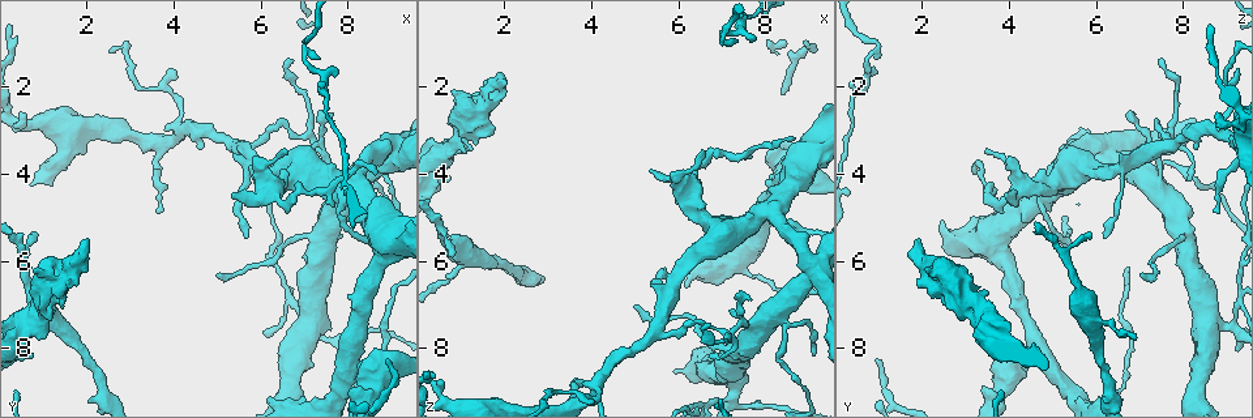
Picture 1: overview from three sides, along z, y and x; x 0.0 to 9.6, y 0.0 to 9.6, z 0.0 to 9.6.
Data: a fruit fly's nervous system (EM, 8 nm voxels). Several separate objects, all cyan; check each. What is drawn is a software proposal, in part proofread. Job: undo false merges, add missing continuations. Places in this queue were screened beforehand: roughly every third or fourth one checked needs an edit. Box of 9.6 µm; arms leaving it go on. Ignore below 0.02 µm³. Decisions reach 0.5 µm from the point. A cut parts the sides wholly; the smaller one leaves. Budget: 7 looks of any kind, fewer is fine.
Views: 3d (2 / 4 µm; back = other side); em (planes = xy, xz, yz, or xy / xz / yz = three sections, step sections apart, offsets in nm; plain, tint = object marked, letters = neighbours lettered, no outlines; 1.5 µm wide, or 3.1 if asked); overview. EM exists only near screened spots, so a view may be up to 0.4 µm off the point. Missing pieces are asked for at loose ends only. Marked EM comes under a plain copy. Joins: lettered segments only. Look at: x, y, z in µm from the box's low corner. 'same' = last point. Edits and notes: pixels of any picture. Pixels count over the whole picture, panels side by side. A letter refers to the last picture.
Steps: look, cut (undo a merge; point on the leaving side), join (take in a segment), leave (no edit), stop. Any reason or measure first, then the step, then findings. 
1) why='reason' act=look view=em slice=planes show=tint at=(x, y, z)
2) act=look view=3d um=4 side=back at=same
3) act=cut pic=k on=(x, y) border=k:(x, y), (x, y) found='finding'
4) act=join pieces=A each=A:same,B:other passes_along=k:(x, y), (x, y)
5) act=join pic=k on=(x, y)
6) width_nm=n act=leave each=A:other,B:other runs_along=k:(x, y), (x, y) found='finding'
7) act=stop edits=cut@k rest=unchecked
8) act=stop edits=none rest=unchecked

why='arms part here' act=look view=3d um=4 at=(4.15, 2.95, 8.80)

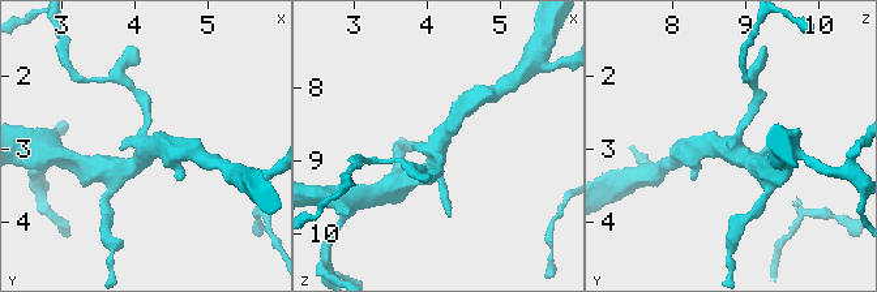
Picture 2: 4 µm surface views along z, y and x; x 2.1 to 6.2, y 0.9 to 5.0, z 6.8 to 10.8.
arms=4 why='now the EM' act=look view=em slice=planes show=letters at=(4.15, 3.05, 8.75)

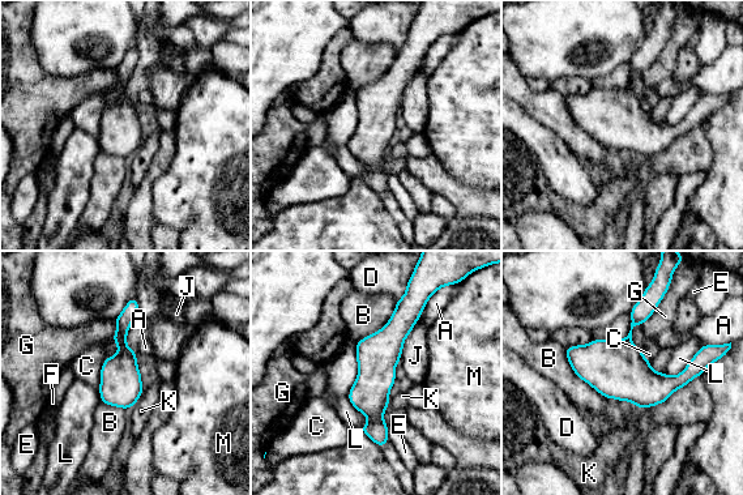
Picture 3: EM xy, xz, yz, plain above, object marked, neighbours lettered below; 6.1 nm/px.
act=leave each=A:other,B:other,C:other,D:other,E:other,F:other,G:other,J:other,K:other,L:other,M:other border=3:(564, 349), (569, 367), (607, 399) found='one cell here'

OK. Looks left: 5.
why='tapers out' act=look view=em slice=planes show=letters at=(5.70, 5.45, 6.20)

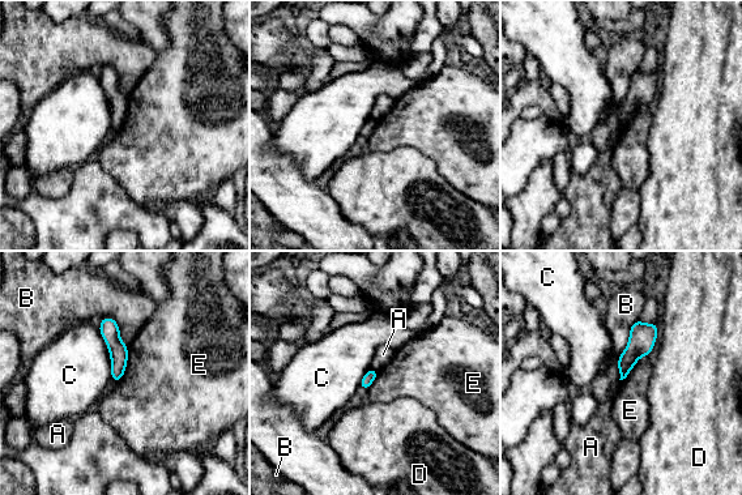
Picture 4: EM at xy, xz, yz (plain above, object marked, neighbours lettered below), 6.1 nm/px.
act=leave each=A:other,B:other,C:other,D:other,E:other runs_along=4:(106, 320), (116, 348), (115, 378) found='no lettered segment goes on from it'

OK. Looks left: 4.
why='stops while still wide' act=look view=em slice=planes show=letters at=(1.30, 7.15, 3.50)

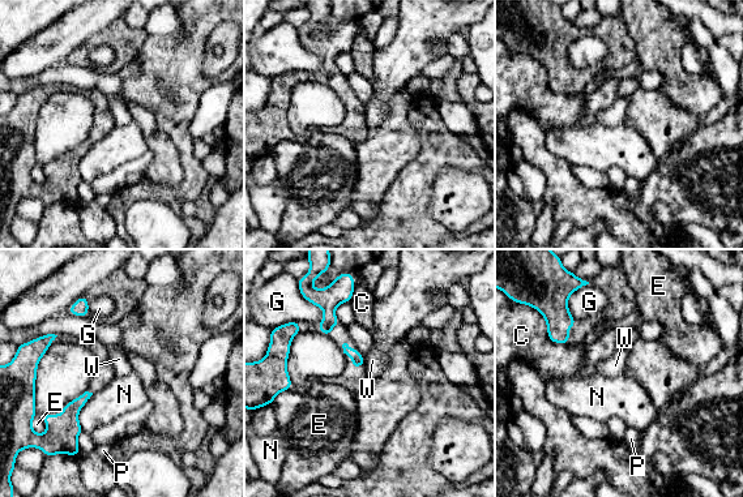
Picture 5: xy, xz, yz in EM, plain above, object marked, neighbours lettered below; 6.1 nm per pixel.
longest_contact=N:240nm act=leave each=C:other,E:other,G:other,N:other,P:other,W:other border=5:(363, 358), (364, 364) found='none of them fits'

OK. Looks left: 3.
act=stop edits=none rest=unchecked

